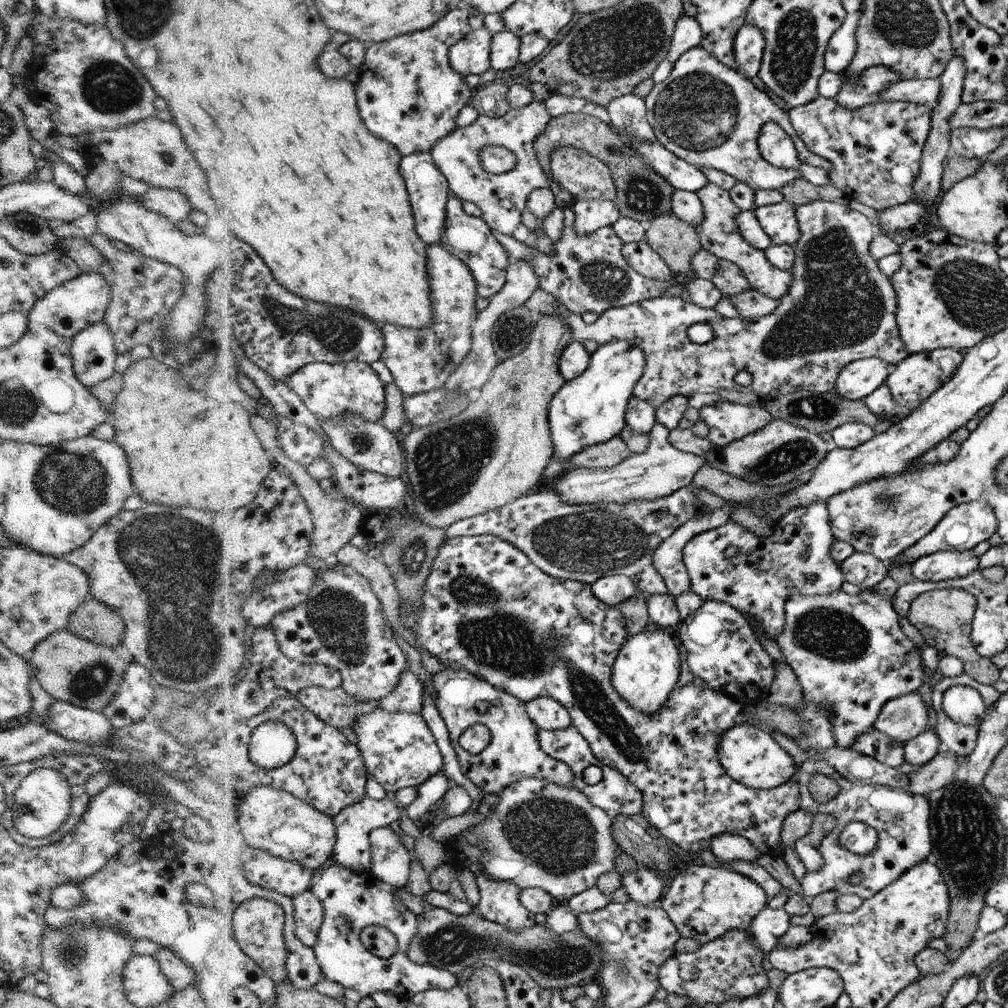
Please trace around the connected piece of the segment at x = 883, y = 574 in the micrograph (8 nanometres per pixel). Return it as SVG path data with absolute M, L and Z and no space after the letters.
M855 552L840 565L845 581L858 586L860 590L879 586L889 574L888 564L872 554Z

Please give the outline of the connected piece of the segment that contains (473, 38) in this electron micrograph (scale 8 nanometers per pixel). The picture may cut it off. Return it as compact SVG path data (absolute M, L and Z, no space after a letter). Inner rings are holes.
M486 28L474 30L460 43L456 44L450 52L452 66L456 72L462 76L470 74L484 74L490 70L490 42L493 34L490 34Z

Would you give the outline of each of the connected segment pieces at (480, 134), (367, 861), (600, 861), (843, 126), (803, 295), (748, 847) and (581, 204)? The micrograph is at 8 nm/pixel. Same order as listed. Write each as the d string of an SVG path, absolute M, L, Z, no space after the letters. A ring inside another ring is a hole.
M532 101L524 108L510 109L498 118L478 115L470 126L459 126L446 139L440 140L431 152L437 160L438 168L448 178L452 193L462 200L474 202L482 210L482 218L494 232L515 238L523 244L532 233L523 221L528 197L534 190L551 188L550 176L541 167L533 145L553 119L544 101ZM485 143L496 143L510 150L516 156L516 166L508 172L490 174L481 161Z
M406 787L396 794L396 799L385 797L376 800L366 796L362 802L352 804L345 811L335 817L338 831L338 844L335 848L334 861L346 868L352 868L354 872L371 871L373 868L373 844L371 834L379 828L389 827L401 820L402 814L409 806L412 806L420 796L420 787Z
M524 778L497 795L497 806L483 808L486 820L464 832L464 838L484 852L478 864L482 874L490 880L506 880L520 889L539 888L558 902L568 902L577 894L594 887L602 874L615 870L614 860L623 850L612 836L613 817L605 809L590 804L585 793L576 790L575 786L570 788L540 778Z
M819 96L804 106L792 107L789 118L801 139L805 141L806 148L832 164L832 170L828 172L829 184L845 193L847 200L857 200L882 212L886 208L894 208L913 199L913 188L921 172L921 157L924 155L932 127L932 112L933 110L924 104L908 101L879 101L866 104L858 110L850 110L839 105L835 99Z
M814 201L809 202L796 207L796 215L797 221L800 225L801 236L798 238L798 242L793 245L794 247L794 266L790 269L790 272L793 272L794 275L794 283L790 284L790 290L786 295L782 296L782 298L778 299L778 308L772 312L772 314L768 314L766 316L753 319L746 320L745 318L726 318L722 317L720 313L716 312L714 309L705 309L700 308L699 306L694 306L694 304L690 304L690 302L686 302L681 297L672 297L670 298L656 297L651 299L643 300L639 303L629 304L628 306L610 308L609 311L604 312L604 314L599 315L598 320L594 322L594 324L587 325L581 315L576 315L570 312L566 307L554 298L549 292L542 290L540 287L534 290L534 294L526 300L526 306L532 311L537 312L540 316L560 316L566 324L568 324L568 328L574 332L574 340L583 343L584 340L595 340L599 346L604 346L604 344L608 344L611 340L630 340L630 342L634 342L638 348L642 349L642 352L645 352L645 372L641 376L641 380L638 380L638 383L634 386L633 398L640 398L640 400L644 400L644 402L648 402L648 404L653 404L654 408L657 409L659 406L662 406L666 403L666 400L670 399L670 396L676 396L676 394L682 394L686 397L689 397L690 394L694 394L694 392L702 392L703 394L711 394L712 392L718 393L720 390L734 390L734 392L745 392L746 394L752 393L756 394L756 396L760 397L762 400L765 398L774 398L780 395L785 395L788 393L792 393L794 391L799 390L809 390L817 393L825 393L830 392L834 389L834 384L837 384L838 376L841 374L841 371L844 370L846 366L850 363L853 363L855 360L860 360L863 358L878 358L878 360L884 360L888 366L893 369L896 364L900 364L902 360L908 358L909 351L905 347L905 341L901 339L900 329L897 324L897 293L896 289L893 287L892 280L885 275L881 271L880 266L876 266L876 259L872 258L870 254L868 254L868 244L872 242L872 238L879 234L874 230L875 225L870 222L870 220L859 211L856 211L850 208L850 205L846 202L835 203L832 201ZM698 322L706 322L710 324L710 328L712 328L712 332L714 332L714 338L707 342L706 344L694 344L688 338L688 328L690 325L696 324ZM741 371L746 371L752 377L752 383L748 386L742 386L736 384L734 378L736 374Z
M728 832L714 836L710 842L710 848L714 856L722 862L732 862L732 860L755 862L761 857L760 850L754 848L750 840Z
M578 200L572 209L574 230L580 236L592 234L602 227L613 226L621 217L615 200Z

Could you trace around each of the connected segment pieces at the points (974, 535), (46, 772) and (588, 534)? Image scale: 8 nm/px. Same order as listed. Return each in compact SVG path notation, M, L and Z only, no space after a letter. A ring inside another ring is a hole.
M970 500L959 505L958 509L950 510L928 535L923 536L917 543L906 548L904 552L898 555L898 560L894 560L894 562L898 562L898 566L900 566L902 562L916 560L938 551L952 550L964 552L964 550L974 549L980 542L988 540L992 534L997 532L998 526L999 520L995 515L994 509L986 500Z
M42 768L31 772L14 791L10 804L15 831L31 839L44 839L54 834L71 811L71 786L62 772Z
M692 484L678 489L674 494L656 500L632 500L626 504L608 502L608 504L586 504L573 506L562 502L556 490L535 489L528 495L517 498L514 502L506 504L505 507L498 508L469 518L448 528L448 540L456 537L469 537L490 535L505 540L522 549L522 552L529 556L538 568L546 574L557 577L560 580L574 580L593 585L599 578L610 575L626 575L643 592L645 596L652 594L666 593L665 582L662 576L656 572L652 564L652 552L673 535L678 528L692 518L702 516L707 510L707 506L700 502L700 498L694 492ZM658 512L666 512L664 518L656 518Z

